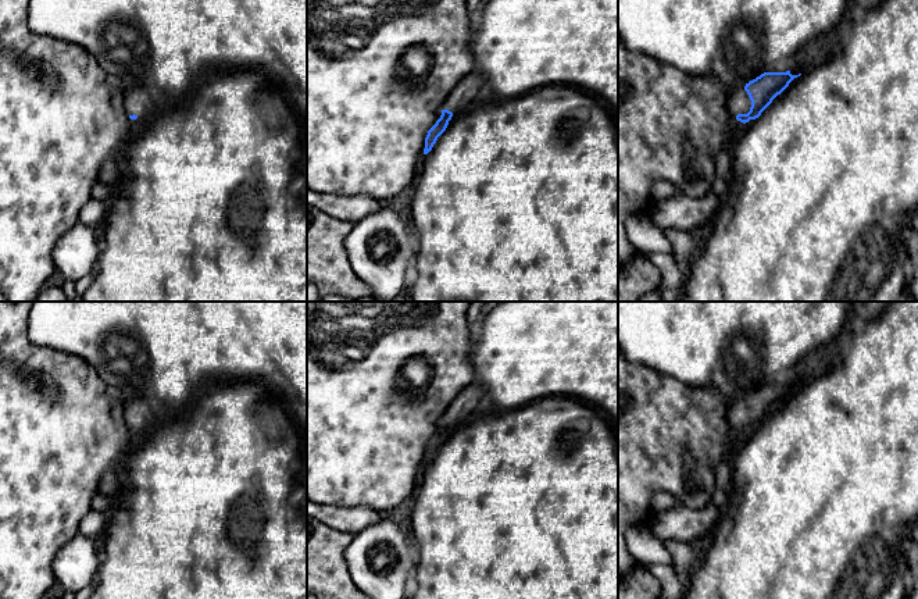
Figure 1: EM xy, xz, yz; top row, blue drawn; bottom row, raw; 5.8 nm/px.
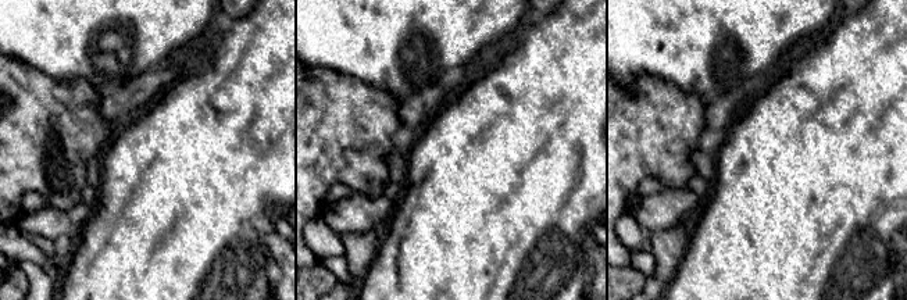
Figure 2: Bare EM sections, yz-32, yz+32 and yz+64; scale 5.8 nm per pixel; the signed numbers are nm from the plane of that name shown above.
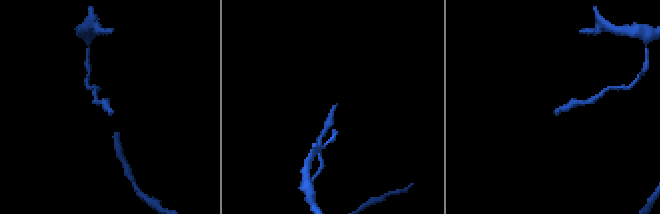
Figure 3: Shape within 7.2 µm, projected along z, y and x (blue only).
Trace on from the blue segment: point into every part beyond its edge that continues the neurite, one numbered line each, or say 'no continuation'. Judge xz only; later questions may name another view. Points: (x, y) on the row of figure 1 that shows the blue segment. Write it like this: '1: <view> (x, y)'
1: xz (461, 96)

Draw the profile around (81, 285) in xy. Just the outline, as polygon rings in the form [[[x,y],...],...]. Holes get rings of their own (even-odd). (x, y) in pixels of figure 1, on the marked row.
[[[92,272],[75,282],[75,295],[78,300],[85,295],[85,292],[87,290],[87,288],[92,285],[93,281],[94,281],[94,274]]]

